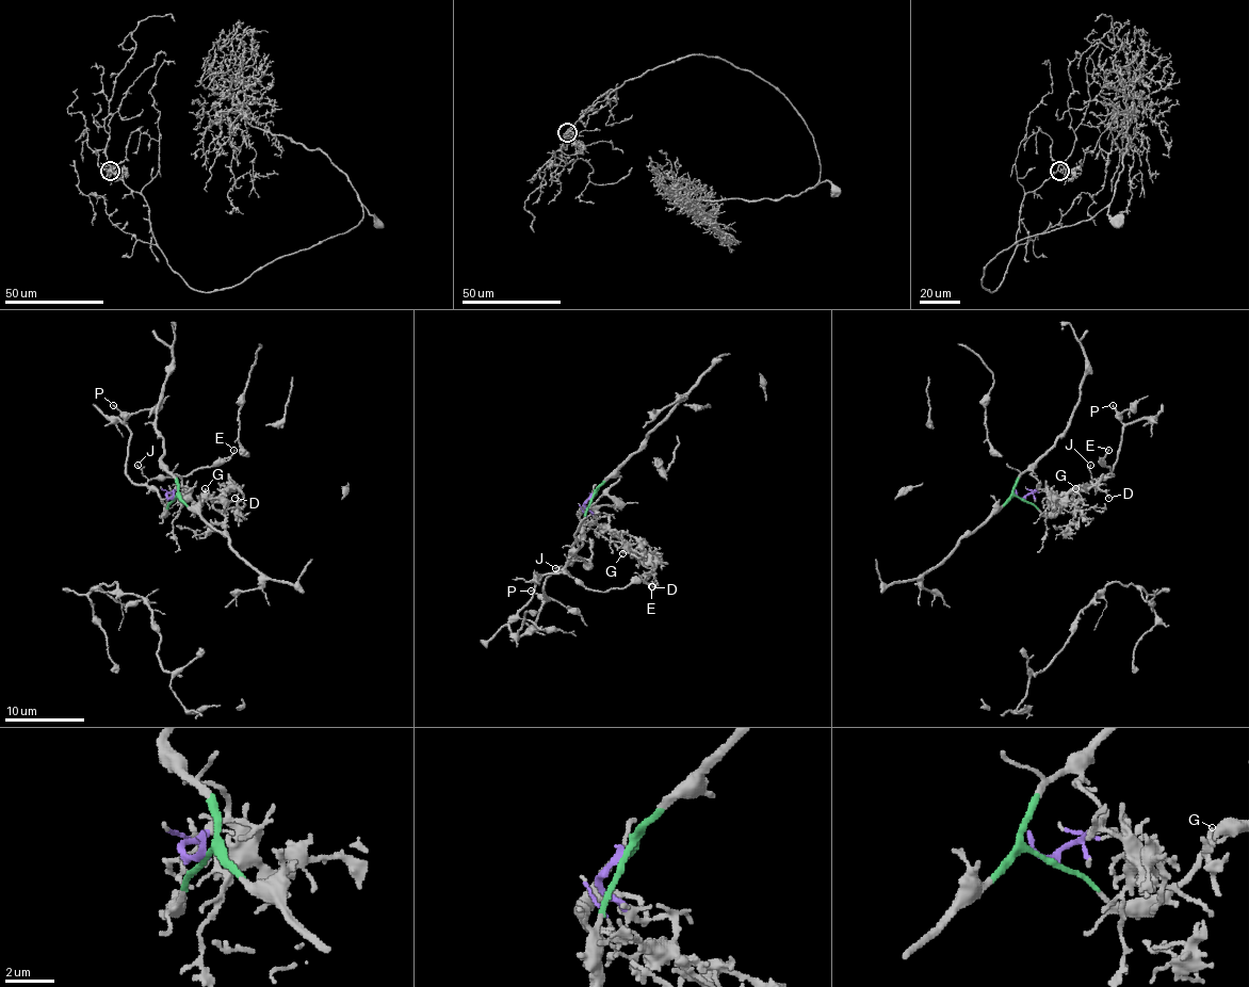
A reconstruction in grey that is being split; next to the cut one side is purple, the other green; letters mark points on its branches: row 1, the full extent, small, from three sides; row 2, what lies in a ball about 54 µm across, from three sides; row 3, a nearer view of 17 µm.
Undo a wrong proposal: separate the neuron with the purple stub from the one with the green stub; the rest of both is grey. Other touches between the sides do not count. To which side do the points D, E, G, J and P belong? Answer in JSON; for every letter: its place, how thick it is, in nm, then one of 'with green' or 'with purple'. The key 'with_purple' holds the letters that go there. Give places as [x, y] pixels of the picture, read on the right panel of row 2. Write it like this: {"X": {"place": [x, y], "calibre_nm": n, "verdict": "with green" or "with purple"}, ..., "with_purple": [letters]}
{"D": {"place": [1108, 498], "calibre_nm": 90, "verdict": "with purple"}, "E": {"place": [1108, 450], "calibre_nm": 120, "verdict": "with green"}, "G": {"place": [1075, 488], "calibre_nm": 280, "verdict": "with purple"}, "J": {"place": [1090, 465], "calibre_nm": 140, "verdict": "with green"}, "P": {"place": [1113, 405], "calibre_nm": 150, "verdict": "with green"}, "with_purple": ["D", "G"]}

